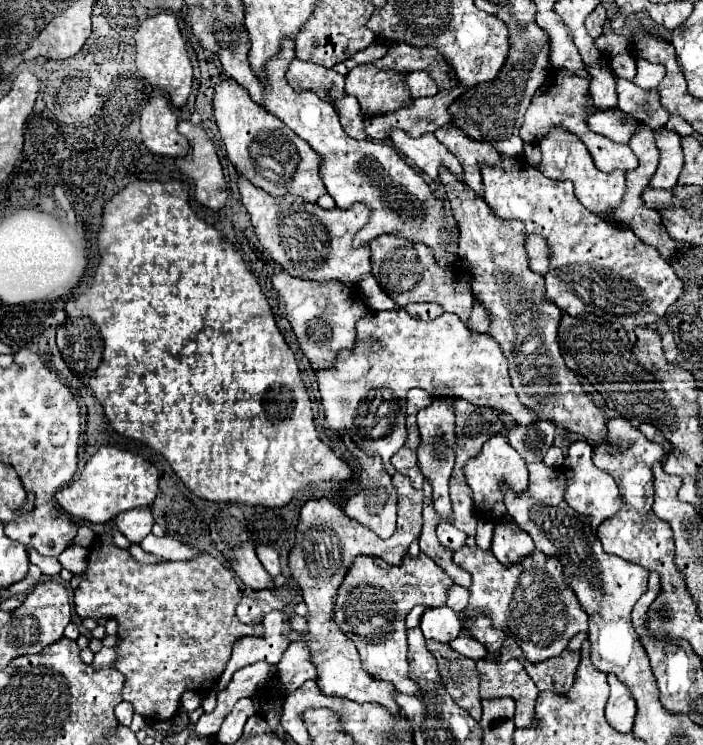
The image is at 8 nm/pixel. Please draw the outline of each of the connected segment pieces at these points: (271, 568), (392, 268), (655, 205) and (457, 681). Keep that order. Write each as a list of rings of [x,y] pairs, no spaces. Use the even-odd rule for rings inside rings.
[[[259,545],[256,547],[256,554],[272,578],[277,577],[282,573],[282,569],[280,569],[279,553],[274,547]]]
[[[380,235],[370,243],[370,261],[372,261],[372,275],[376,277],[378,285],[384,293],[394,299],[400,307],[408,303],[438,303],[444,311],[456,313],[462,323],[468,327],[468,319],[474,307],[474,295],[470,283],[448,269],[442,269],[434,263],[432,251],[424,243],[412,243],[408,239]]]
[[[646,187],[646,191],[642,193],[642,201],[646,207],[650,209],[656,209],[656,211],[662,211],[662,209],[668,209],[672,205],[672,199],[674,199],[674,191],[672,189],[654,189],[654,187]]]
[[[426,641],[426,647],[438,661],[438,671],[448,695],[478,721],[482,713],[482,697],[478,693],[480,677],[476,671],[476,661],[438,641]]]

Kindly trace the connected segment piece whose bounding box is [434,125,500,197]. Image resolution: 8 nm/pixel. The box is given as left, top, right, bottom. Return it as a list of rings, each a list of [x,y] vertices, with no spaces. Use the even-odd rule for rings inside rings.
[[[452,125],[440,127],[434,135],[460,161],[460,165],[464,169],[464,177],[466,177],[464,181],[468,183],[468,187],[476,195],[484,197],[484,185],[482,185],[480,171],[482,171],[482,165],[498,165],[500,163],[498,151],[488,143],[478,143],[478,141],[468,139]]]

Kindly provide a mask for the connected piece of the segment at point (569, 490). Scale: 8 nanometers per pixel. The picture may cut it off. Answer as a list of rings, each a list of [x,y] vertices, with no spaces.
[[[584,439],[574,441],[570,445],[570,451],[566,455],[562,471],[568,477],[568,487],[566,488],[564,499],[575,511],[580,511],[580,513],[584,513],[586,517],[592,519],[592,529],[594,531],[598,529],[598,525],[604,519],[608,519],[608,517],[612,517],[612,515],[616,515],[620,511],[622,497],[618,493],[618,485],[612,479],[612,475],[608,475],[606,471],[602,471],[602,469],[598,469],[594,465],[594,461],[592,461],[592,447]]]

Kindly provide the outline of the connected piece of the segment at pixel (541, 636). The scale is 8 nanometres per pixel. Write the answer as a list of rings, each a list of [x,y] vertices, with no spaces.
[[[462,547],[460,551],[454,553],[454,563],[472,575],[472,585],[468,587],[470,601],[468,601],[466,611],[480,611],[480,613],[488,615],[496,629],[504,631],[520,645],[520,649],[524,651],[524,657],[528,661],[540,663],[544,659],[556,657],[568,647],[568,641],[574,635],[588,633],[588,615],[580,609],[574,591],[566,585],[562,567],[556,559],[546,557],[540,551],[534,551],[534,555],[522,559],[520,563],[516,563],[512,567],[504,567],[498,563],[498,559],[492,555],[492,551],[482,551],[478,547],[476,549]]]

